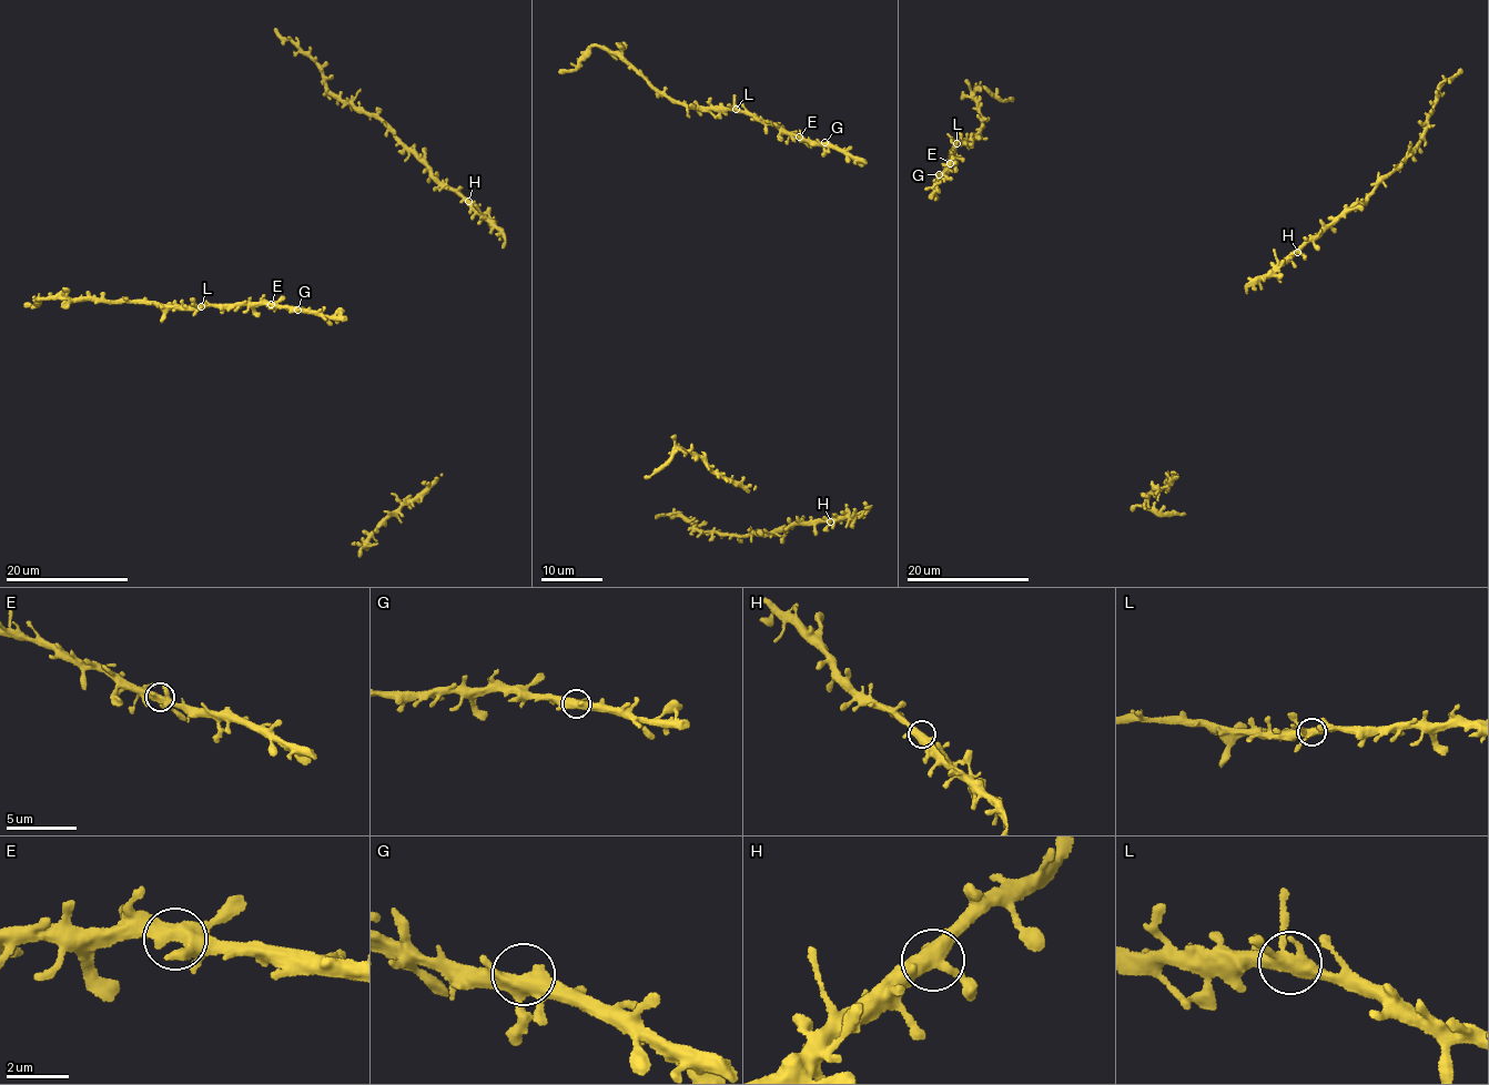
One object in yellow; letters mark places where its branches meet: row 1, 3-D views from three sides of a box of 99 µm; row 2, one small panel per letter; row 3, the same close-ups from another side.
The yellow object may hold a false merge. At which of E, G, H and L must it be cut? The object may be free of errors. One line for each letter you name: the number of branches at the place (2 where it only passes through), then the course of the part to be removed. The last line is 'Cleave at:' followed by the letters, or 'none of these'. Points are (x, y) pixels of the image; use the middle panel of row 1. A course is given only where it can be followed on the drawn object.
Cleave at: none of these

